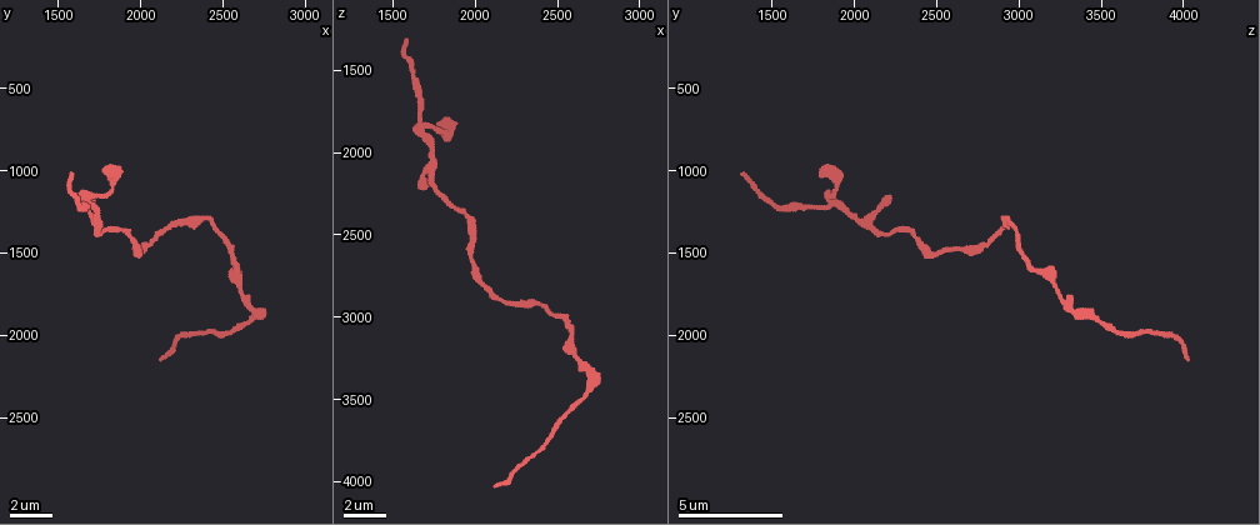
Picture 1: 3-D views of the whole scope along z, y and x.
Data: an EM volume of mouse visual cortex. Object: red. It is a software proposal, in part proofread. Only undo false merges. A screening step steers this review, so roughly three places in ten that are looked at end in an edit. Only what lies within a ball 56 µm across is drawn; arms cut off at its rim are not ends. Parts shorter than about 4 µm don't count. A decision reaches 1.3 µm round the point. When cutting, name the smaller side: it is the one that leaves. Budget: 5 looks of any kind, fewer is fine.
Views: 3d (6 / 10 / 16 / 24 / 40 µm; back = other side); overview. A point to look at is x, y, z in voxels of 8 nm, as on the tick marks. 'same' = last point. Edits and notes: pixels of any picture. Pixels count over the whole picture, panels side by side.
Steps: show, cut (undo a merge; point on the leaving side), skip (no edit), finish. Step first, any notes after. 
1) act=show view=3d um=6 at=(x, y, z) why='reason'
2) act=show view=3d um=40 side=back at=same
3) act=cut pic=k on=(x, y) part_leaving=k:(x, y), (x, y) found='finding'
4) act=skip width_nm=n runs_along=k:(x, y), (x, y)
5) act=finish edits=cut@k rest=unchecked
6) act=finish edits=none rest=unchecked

act=show view=3d um=16 at=(1680, 1220, 1780) why='three-way junction'

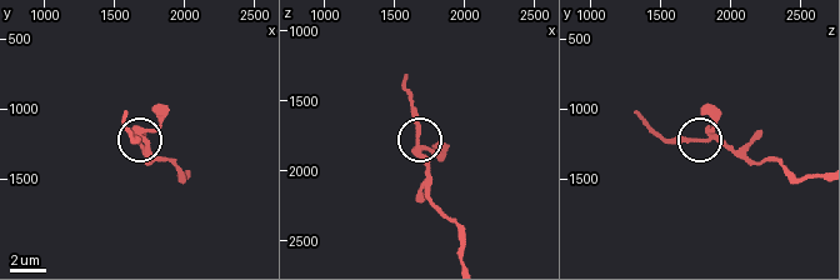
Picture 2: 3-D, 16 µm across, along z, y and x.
act=show view=3d um=6 at=same why='closer look'

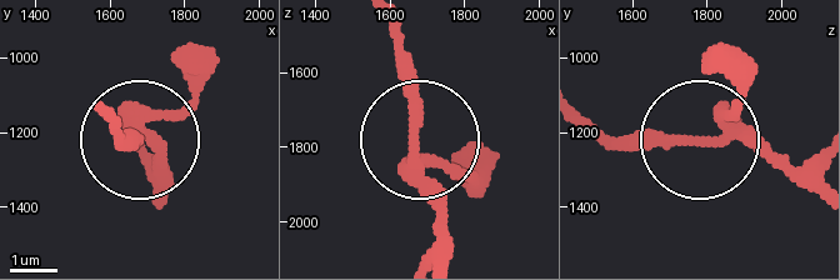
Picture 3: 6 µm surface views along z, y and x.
act=skip arms=3 runs_along=3:(436, 253), (436, 218), (413, 169), (401, 26) found='continuous, no second neuron'

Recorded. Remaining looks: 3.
act=show view=3d um=16 at=(2400, 1320, 2940) why='sudden change in width'

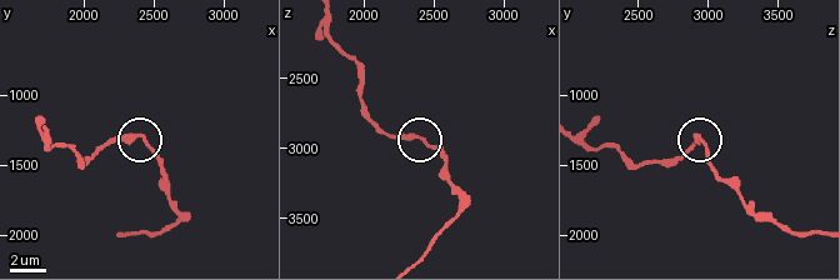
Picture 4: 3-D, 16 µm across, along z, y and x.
act=show view=3d um=16 side=back at=same

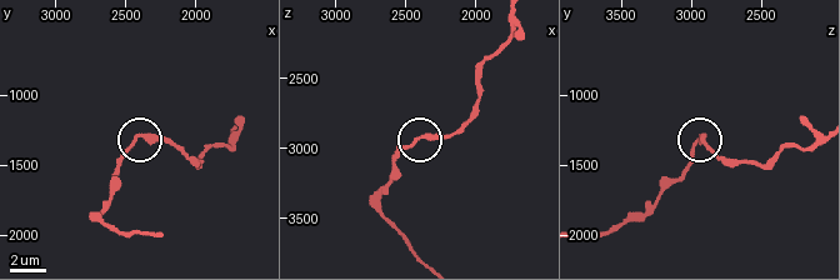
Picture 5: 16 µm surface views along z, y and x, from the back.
act=skip found='continuous, no second neuron'

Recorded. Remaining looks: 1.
act=finish edits=none rest=unchecked

